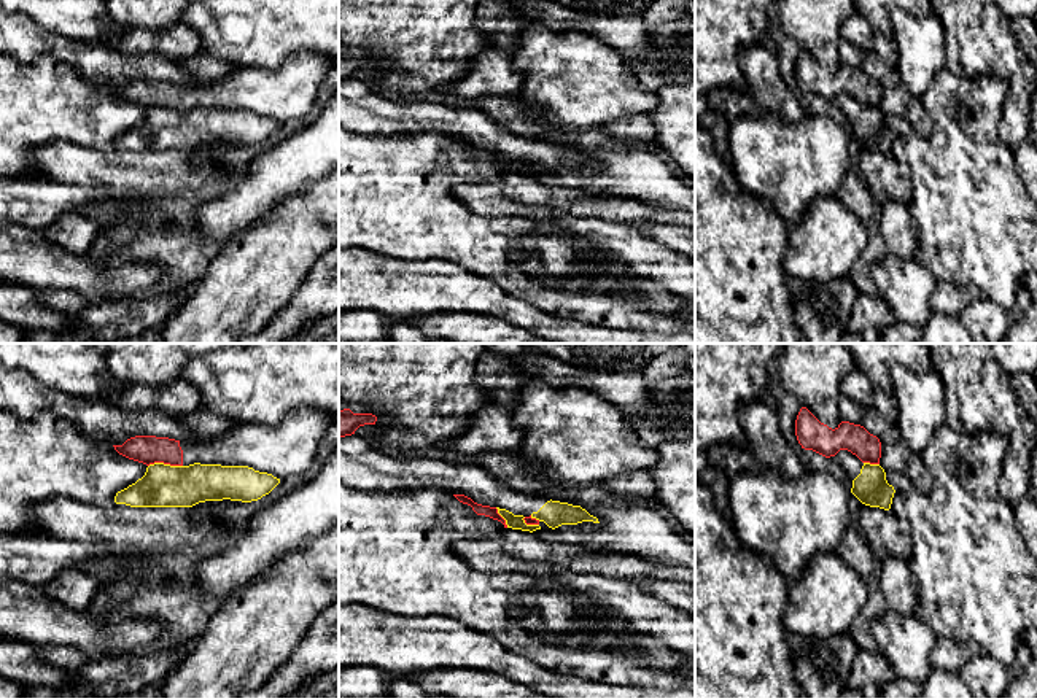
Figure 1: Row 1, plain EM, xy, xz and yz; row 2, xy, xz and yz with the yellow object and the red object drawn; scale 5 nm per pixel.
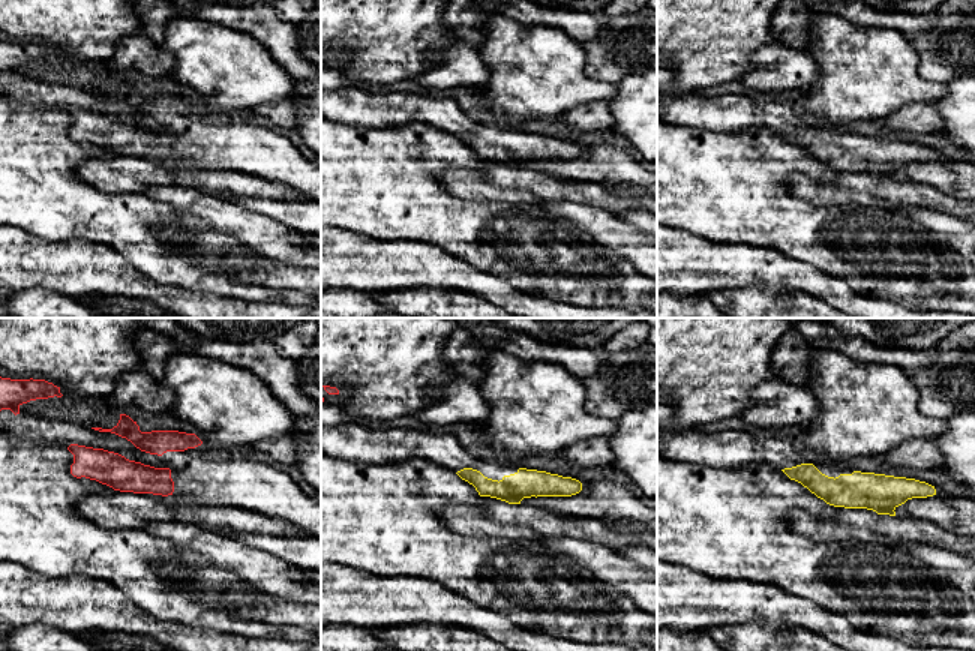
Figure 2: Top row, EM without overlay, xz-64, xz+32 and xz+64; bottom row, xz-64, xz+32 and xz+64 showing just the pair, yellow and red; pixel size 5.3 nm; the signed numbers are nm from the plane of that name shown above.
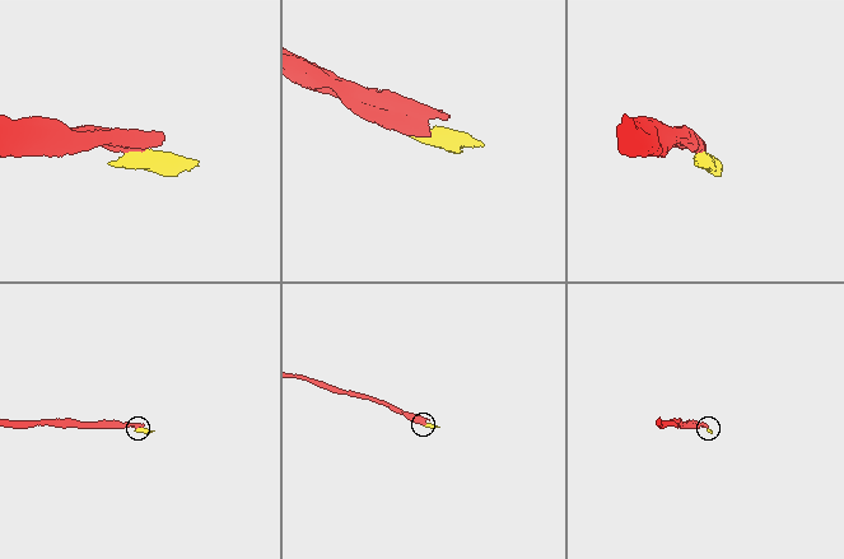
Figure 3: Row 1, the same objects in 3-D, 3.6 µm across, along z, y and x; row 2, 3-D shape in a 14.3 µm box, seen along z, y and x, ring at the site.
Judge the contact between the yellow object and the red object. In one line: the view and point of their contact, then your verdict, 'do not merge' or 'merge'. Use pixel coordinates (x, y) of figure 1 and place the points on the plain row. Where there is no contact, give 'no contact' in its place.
meets yellow in xy at (164, 108); do not merge

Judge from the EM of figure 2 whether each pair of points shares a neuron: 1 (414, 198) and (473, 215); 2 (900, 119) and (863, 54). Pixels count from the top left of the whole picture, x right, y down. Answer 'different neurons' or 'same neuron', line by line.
1: same neuron
2: different neurons

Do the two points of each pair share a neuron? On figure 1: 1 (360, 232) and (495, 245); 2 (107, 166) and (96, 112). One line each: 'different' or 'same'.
1: same
2: different

